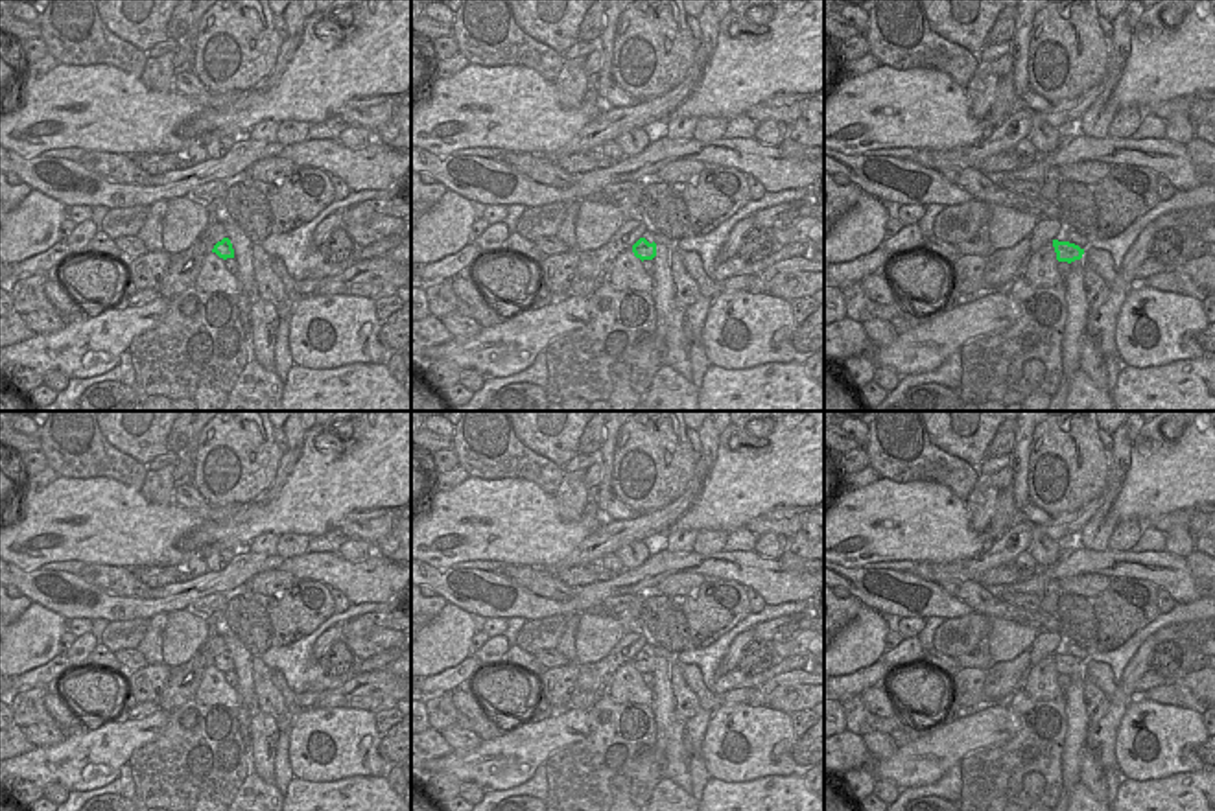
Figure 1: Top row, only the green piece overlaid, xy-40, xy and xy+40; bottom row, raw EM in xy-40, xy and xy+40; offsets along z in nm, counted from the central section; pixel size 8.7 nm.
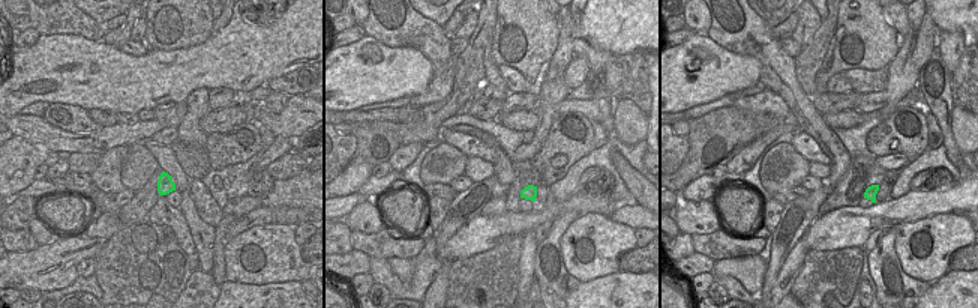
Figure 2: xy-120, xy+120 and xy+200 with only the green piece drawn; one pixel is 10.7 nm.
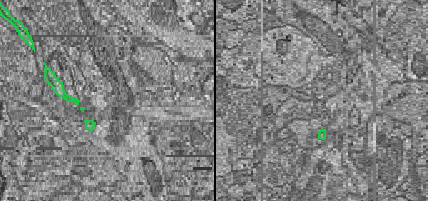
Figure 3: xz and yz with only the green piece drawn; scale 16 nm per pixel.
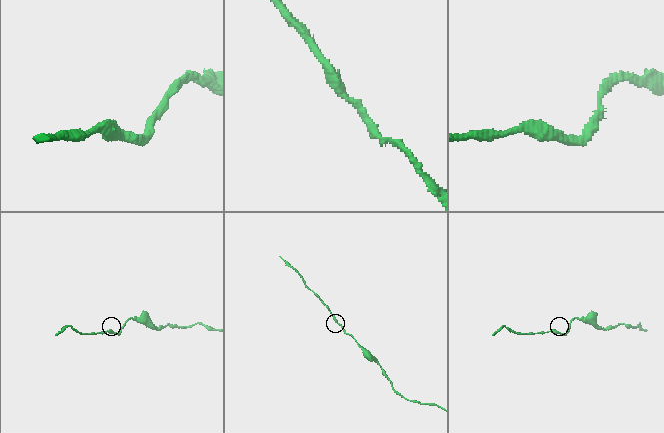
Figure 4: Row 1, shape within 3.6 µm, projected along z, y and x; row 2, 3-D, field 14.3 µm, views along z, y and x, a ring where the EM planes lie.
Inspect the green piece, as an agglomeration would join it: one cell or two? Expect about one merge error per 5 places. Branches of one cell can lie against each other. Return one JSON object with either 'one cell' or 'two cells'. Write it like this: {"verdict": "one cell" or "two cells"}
{"verdict": "one cell"}

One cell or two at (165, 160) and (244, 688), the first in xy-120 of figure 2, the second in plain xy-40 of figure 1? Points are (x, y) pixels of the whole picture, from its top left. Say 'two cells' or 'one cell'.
one cell

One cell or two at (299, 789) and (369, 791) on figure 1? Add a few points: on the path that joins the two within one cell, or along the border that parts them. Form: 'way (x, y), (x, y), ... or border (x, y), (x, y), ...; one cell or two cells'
way (316, 791), (353, 791); one cell

